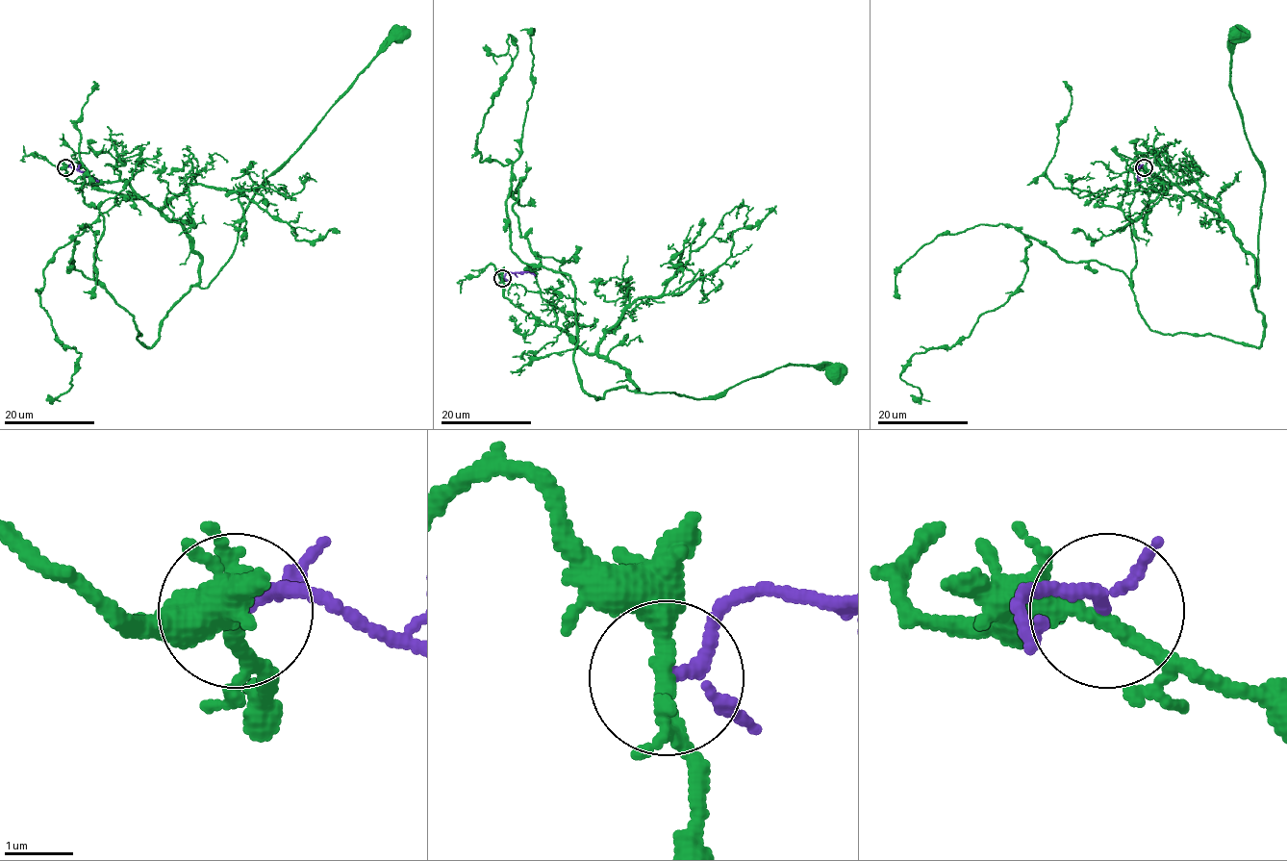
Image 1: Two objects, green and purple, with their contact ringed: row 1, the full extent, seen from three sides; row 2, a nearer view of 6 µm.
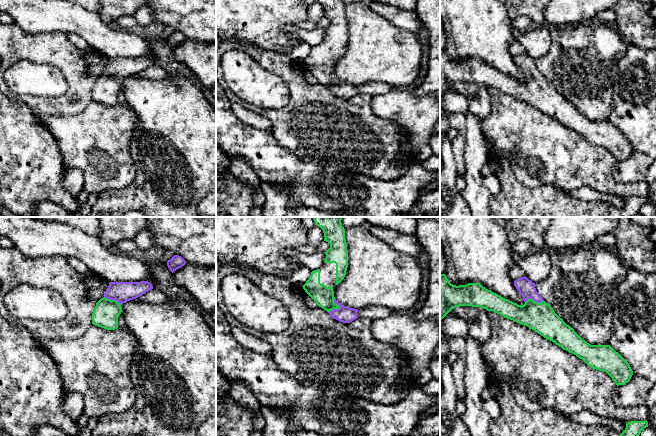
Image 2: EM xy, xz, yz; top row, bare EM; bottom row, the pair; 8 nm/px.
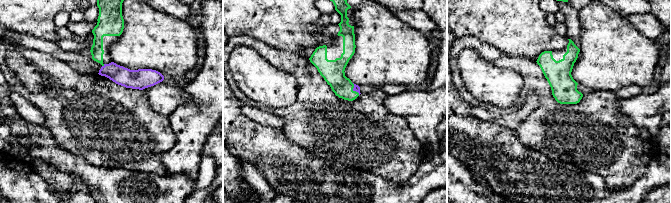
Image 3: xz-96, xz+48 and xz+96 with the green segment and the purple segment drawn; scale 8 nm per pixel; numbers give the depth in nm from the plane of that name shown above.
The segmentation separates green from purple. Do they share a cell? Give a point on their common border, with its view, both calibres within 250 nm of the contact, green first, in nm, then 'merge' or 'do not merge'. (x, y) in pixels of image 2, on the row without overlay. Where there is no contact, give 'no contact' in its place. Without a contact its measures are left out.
meets green in xz at (338, 84); 160 nm thick on the green side, 130 nm on the other; merge

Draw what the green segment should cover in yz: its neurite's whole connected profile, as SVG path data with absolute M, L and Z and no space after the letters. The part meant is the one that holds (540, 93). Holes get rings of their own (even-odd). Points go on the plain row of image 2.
M440 50L440 98L459 82L481 83L529 103L563 126L582 135L589 143L606 148L617 162L628 159L633 151L629 139L610 121L591 121L567 101L538 70L527 53L514 57L525 80L518 81L486 65L480 59L453 61Z

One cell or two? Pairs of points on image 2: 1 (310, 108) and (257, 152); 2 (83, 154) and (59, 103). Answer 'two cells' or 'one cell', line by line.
1: two cells
2: two cells

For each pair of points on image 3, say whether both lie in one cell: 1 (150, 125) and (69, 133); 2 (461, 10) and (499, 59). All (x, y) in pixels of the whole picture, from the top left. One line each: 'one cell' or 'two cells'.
1: one cell
2: two cells

